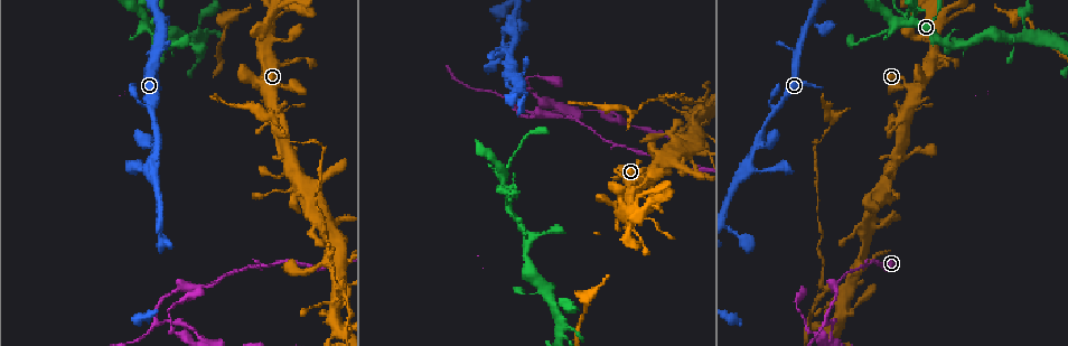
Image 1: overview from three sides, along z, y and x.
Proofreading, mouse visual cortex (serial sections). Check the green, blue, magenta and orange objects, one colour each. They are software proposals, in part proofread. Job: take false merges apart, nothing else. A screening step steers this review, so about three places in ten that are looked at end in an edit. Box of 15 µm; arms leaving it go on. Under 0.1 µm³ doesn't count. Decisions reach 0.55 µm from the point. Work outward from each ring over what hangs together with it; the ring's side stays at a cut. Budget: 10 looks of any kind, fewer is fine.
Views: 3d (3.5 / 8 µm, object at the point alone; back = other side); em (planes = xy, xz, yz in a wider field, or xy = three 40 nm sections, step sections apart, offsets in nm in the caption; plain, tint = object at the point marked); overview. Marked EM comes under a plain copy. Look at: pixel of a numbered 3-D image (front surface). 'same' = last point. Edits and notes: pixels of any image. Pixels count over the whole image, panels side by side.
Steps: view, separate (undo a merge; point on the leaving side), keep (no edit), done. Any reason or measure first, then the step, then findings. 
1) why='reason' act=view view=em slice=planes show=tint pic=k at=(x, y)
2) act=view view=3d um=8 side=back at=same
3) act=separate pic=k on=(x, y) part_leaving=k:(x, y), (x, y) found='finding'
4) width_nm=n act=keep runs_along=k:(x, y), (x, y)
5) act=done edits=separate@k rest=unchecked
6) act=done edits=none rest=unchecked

why='three arms meet' act=view view=3d um=3.5 pic=1 at=(516, 40)

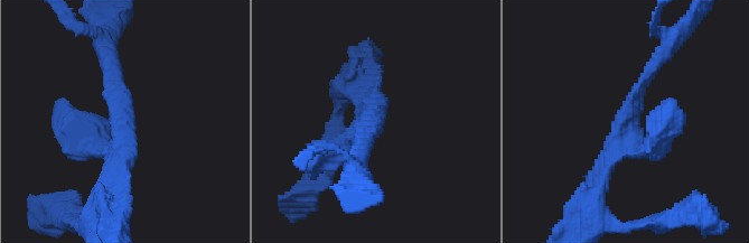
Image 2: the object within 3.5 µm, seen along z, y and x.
arms=3 arm_widths_nm=200,250,300 act=view view=em slice=planes show=tint pic=2 at=(123, 134)

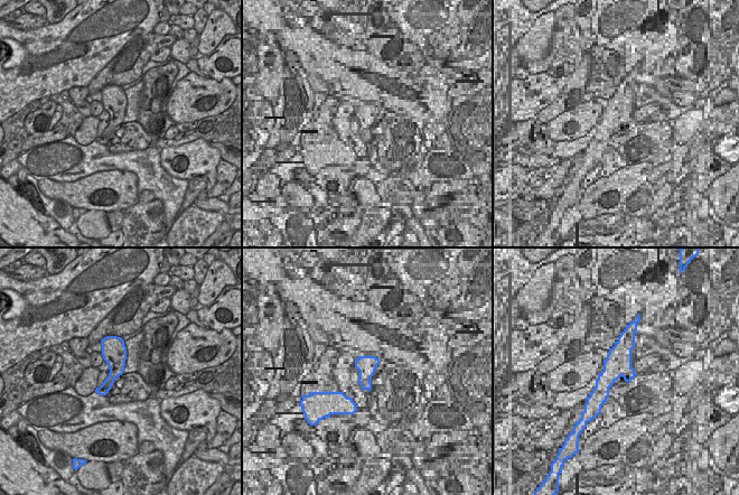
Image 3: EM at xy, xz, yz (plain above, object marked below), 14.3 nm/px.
act=keep runs_along=2:(651, 68), (592, 195) found='continuous, no second cell'

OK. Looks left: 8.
why='four-way junction' act=view view=3d um=3.5 pic=1 at=(341, 254)

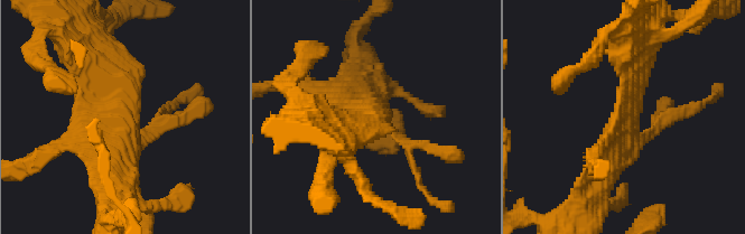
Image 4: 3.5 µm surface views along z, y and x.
act=view view=em slice=xy step=3 show=tint pic=4 at=(371, 115)

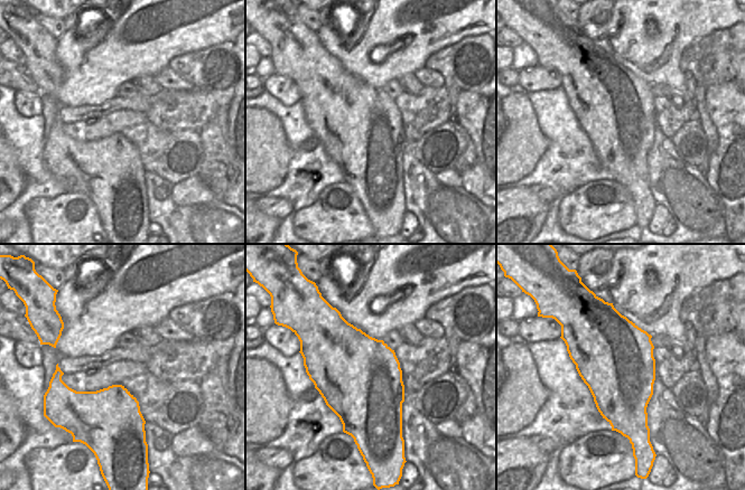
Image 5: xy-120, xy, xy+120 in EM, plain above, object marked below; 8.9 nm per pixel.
act=keep found='one cell here'

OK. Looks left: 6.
why='three-way junction' act=view view=3d um=3.5 pic=1 at=(825, 286)

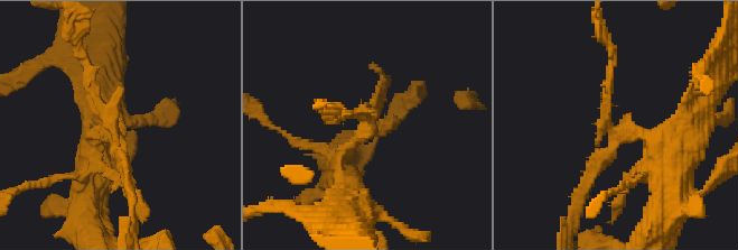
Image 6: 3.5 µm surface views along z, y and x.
act=view view=em slice=xy step=5 show=tint pic=6 at=(115, 131)

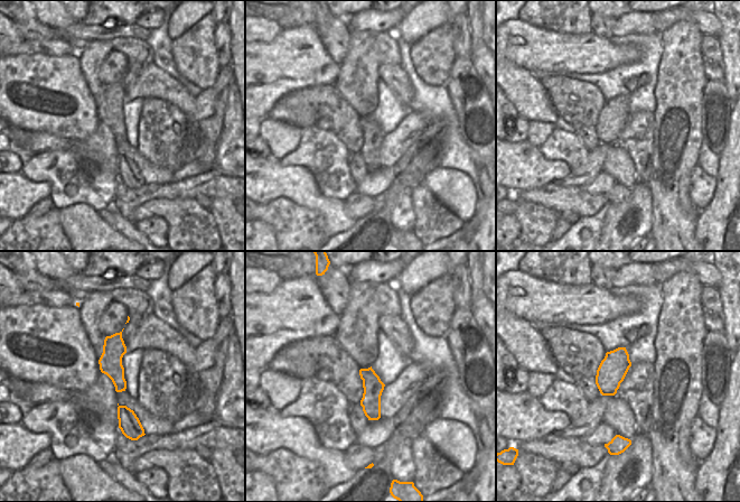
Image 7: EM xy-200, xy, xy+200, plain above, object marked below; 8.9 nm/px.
act=separate pic=6 on=(590, 170) found='a second cell is stuck on'

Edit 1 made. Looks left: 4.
act=view view=overview

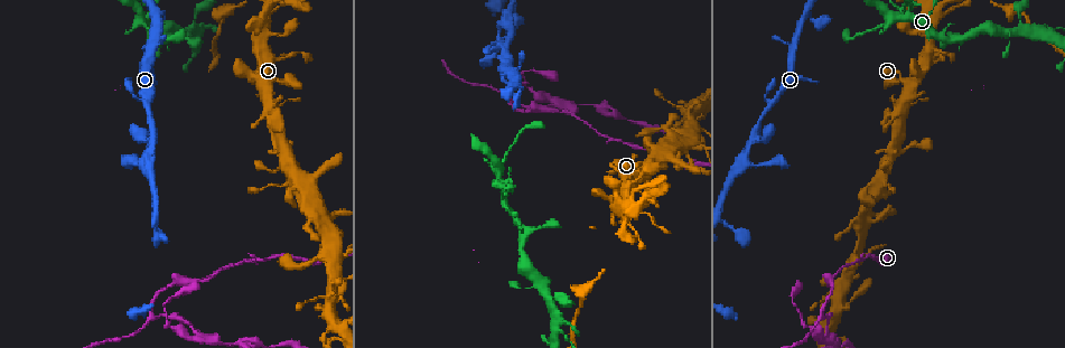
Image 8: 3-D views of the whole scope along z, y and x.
why='three-way junction' act=view view=3d um=3.5 side=back pic=8 at=(510, 99)

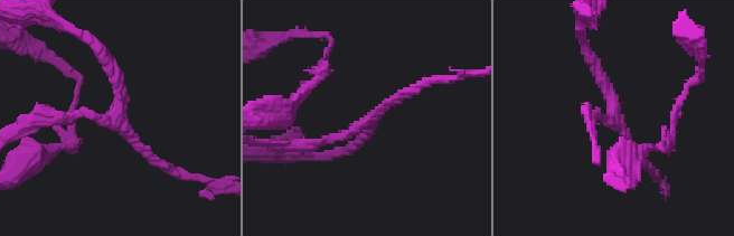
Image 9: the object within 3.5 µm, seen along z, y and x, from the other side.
why='shape alone is not enough' act=view view=em slice=xy step=2 show=tint pic=9 at=(612, 115)

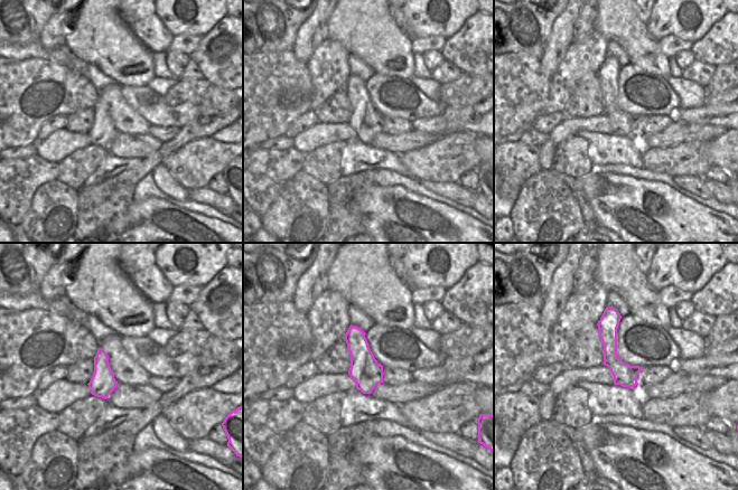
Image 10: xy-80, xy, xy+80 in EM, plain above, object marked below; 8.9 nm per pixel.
act=keep runs_along=9:(97, 48), (119, 111), (49, 121) found='one cell here'

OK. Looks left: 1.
act=done edits=separate@6 rest=unchecked

